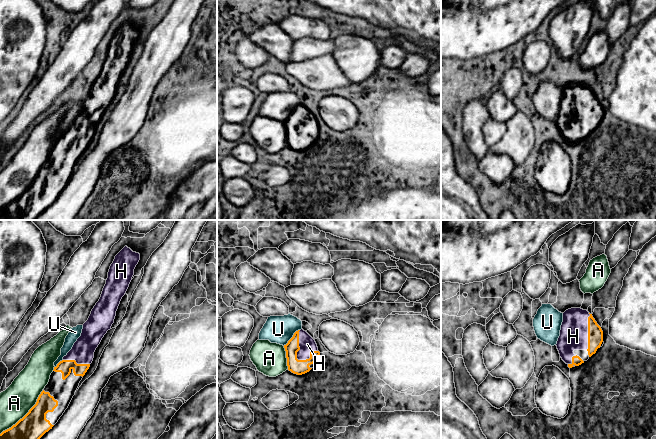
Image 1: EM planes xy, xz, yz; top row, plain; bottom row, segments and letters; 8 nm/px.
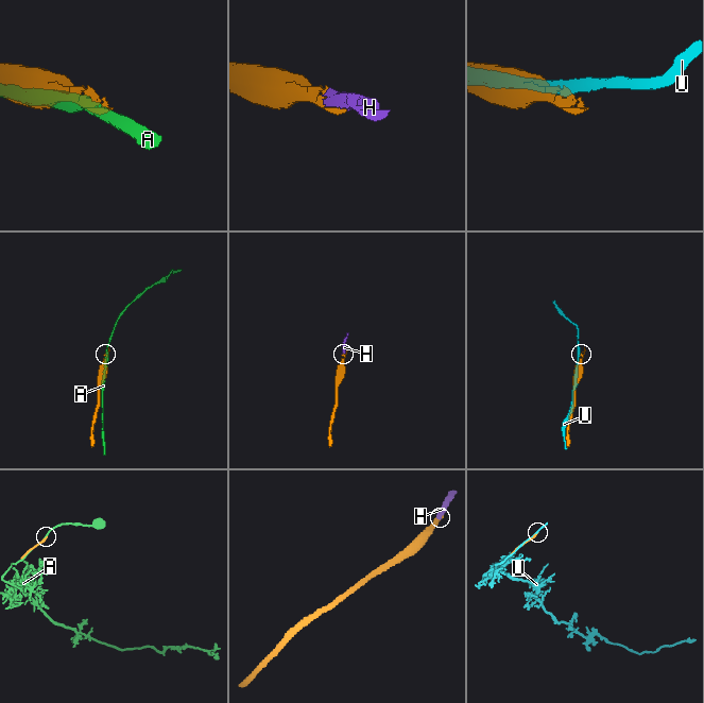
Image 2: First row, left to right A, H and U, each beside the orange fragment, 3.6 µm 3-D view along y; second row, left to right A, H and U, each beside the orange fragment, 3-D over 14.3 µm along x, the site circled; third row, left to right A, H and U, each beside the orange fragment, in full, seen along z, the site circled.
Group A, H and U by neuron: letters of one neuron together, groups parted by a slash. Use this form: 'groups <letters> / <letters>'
groups A / H / U

